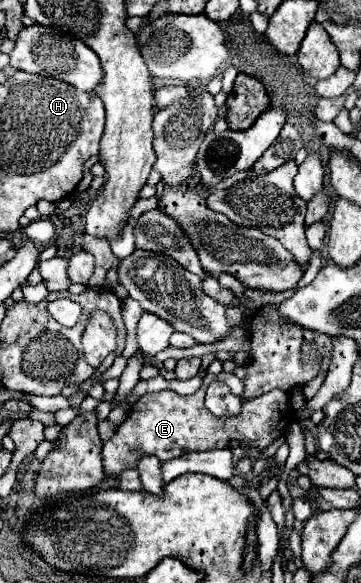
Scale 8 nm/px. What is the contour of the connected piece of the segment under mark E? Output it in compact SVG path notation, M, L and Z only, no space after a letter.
M221 372L219 375L207 374L203 378L203 386L191 394L191 396L179 396L173 390L153 392L141 396L135 406L129 410L127 420L117 428L115 436L107 442L103 442L103 468L105 472L115 478L119 472L127 468L135 468L137 460L145 454L159 456L161 462L167 462L175 456L181 456L183 452L195 452L195 450L213 450L213 448L225 448L233 440L241 442L253 442L259 450L269 446L275 438L283 434L283 428L291 422L291 406L289 396L283 390L271 390L267 396L259 396L255 400L243 402L241 414L229 416L229 418L217 418L213 416L205 404L205 390L207 384L214 380L223 381L235 395L242 395L244 384L233 373Z

